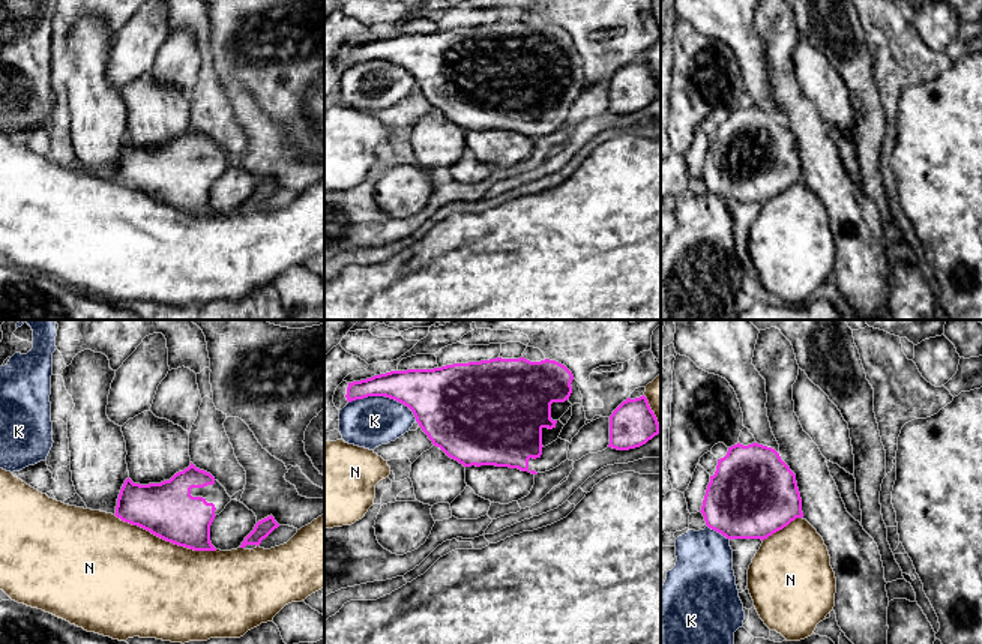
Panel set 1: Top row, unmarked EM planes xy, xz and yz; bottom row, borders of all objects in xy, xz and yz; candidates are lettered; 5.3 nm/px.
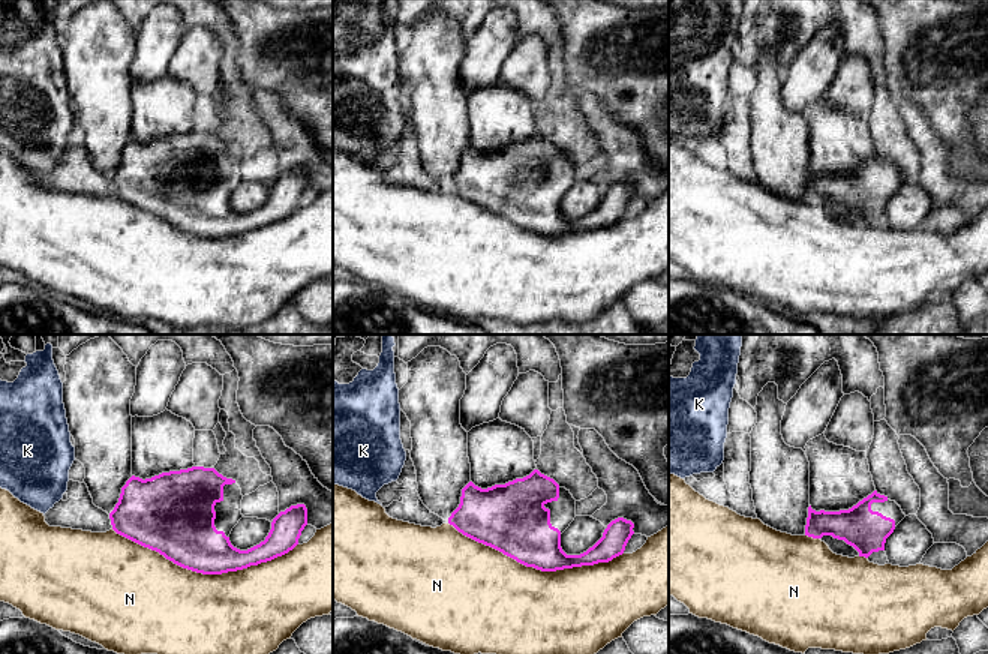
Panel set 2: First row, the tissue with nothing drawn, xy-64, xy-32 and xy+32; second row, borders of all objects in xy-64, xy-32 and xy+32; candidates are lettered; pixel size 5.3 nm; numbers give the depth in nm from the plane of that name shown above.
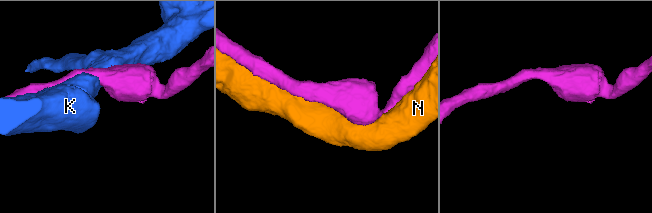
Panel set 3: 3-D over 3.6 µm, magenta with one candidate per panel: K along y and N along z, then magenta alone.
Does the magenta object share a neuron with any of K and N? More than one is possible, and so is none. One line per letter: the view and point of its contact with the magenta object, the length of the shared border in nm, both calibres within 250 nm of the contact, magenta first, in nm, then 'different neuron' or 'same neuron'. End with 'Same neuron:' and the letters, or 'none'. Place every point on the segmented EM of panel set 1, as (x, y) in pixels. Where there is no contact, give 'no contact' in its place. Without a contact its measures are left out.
K: contact xz (385, 395); length 380 nm; calibres 280 and 260 nm; different neuron
N: contact xy (165, 539); length 600 nm; calibres 300 and 480 nm; same neuron
Same neuron: N

